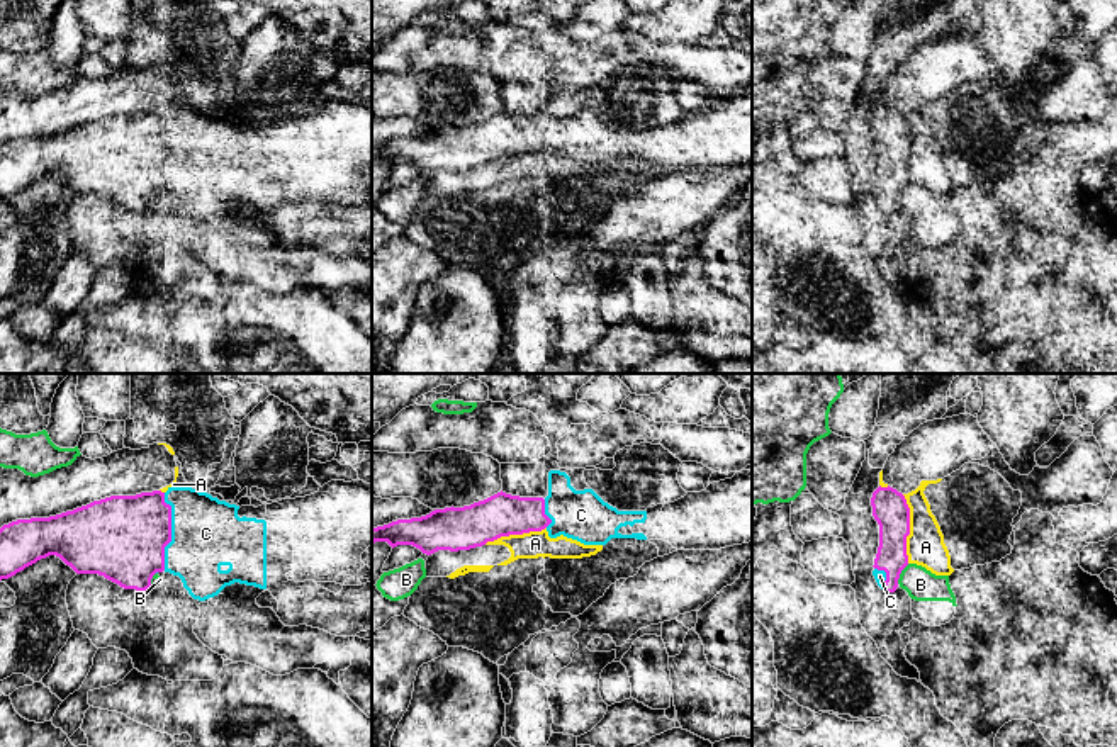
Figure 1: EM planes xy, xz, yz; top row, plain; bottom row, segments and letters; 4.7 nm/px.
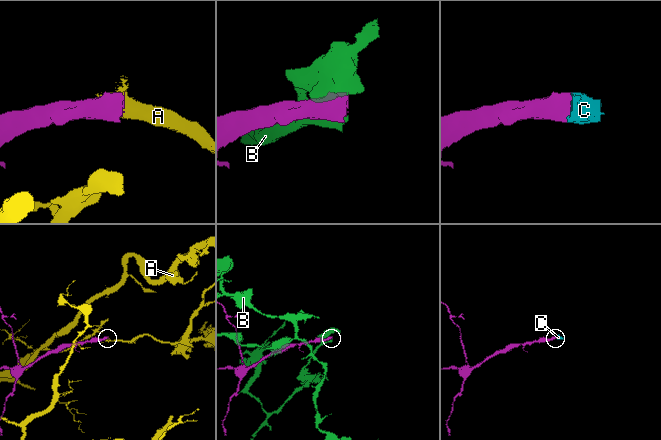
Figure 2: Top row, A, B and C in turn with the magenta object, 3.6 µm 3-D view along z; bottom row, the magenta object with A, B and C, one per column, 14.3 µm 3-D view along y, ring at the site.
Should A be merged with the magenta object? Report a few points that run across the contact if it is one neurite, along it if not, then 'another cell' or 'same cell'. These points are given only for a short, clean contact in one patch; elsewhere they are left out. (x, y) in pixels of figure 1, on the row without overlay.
yz (902, 114), (909, 128), (909, 182) | another cell

